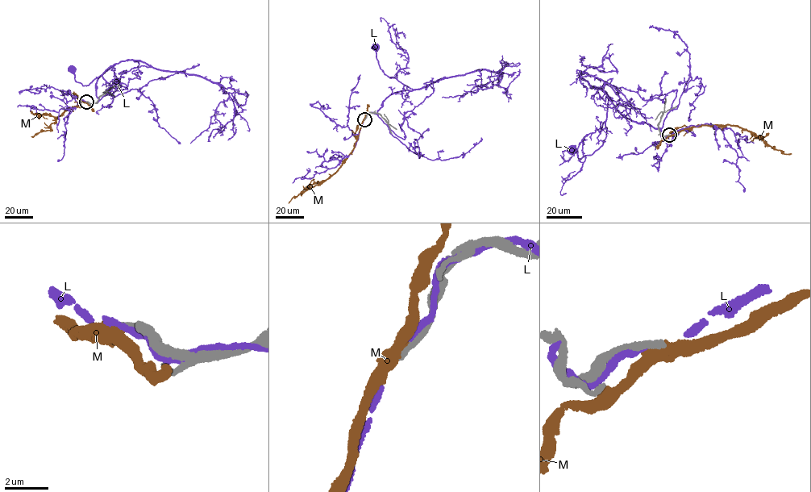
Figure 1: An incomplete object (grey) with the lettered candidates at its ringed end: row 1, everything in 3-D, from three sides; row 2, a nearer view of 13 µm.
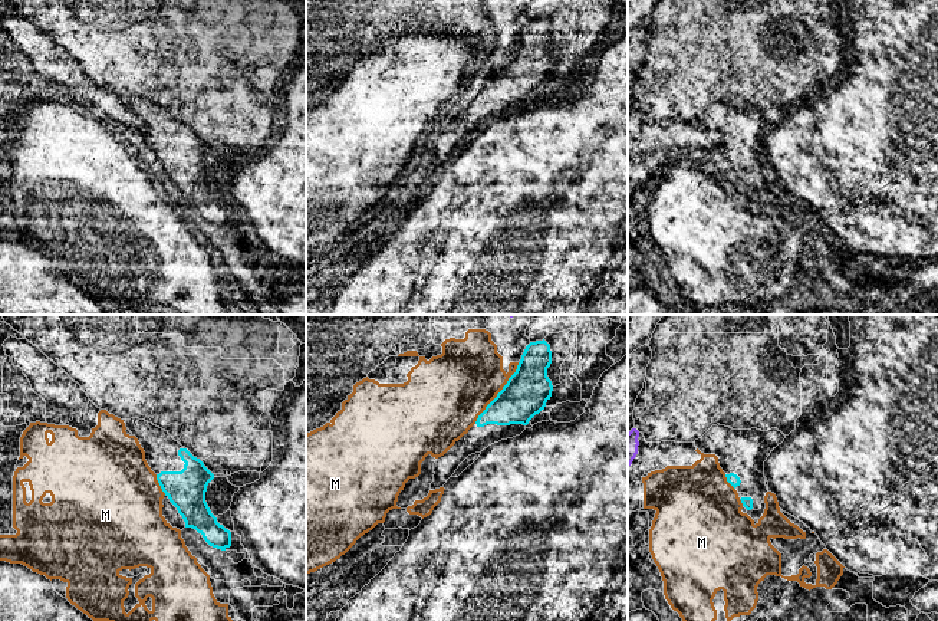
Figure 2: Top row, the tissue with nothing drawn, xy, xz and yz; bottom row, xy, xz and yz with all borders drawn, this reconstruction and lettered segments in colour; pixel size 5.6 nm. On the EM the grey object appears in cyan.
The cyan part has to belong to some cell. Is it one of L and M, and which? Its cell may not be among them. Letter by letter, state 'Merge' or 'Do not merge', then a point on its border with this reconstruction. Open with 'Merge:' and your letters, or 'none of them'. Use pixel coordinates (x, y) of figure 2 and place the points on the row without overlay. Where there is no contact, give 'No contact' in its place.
Merge: none of them
L: Do not merge. No contact
M: Do not merge. Touches cyan at xz (499, 71)

